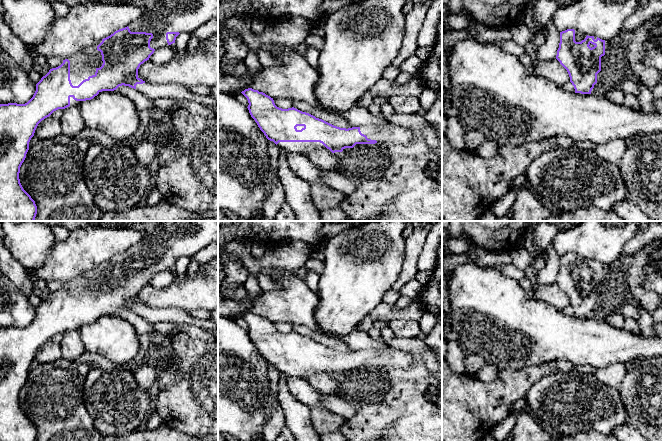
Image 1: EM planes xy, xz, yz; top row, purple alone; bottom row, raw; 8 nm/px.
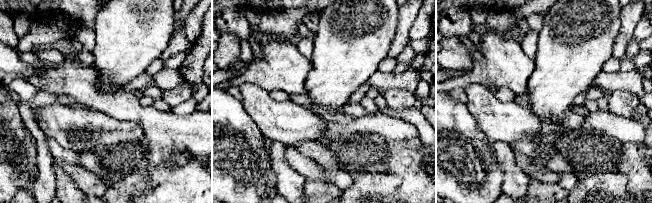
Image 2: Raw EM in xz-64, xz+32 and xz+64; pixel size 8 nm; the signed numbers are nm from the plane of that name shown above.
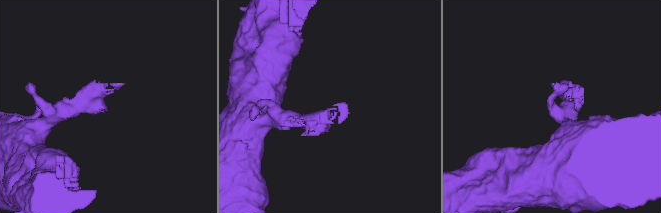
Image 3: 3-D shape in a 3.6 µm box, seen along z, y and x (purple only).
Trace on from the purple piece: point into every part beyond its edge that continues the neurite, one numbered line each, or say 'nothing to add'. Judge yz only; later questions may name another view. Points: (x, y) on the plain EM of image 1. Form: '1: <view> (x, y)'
1: yz (579, 260)

